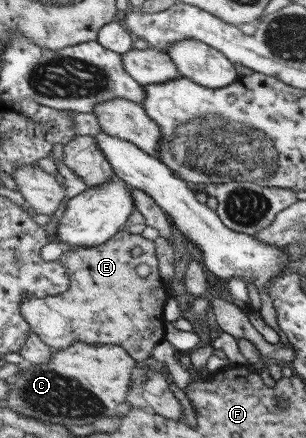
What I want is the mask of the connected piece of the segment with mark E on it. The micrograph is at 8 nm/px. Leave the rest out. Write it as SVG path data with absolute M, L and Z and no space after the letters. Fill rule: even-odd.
M119 229L106 242L96 246L74 247L67 249L58 257L58 261L67 270L68 288L64 293L44 298L24 298L20 302L18 312L28 323L28 327L44 344L53 350L64 350L74 342L84 344L108 344L122 347L135 362L146 359L151 355L152 348L163 339L161 317L162 304L166 303L168 293L163 280L159 279L157 270L158 260L154 256L152 241L144 239L139 234L130 234ZM138 246L141 253L132 257L130 249ZM140 264L148 266L148 276L140 278L136 274L136 267Z

